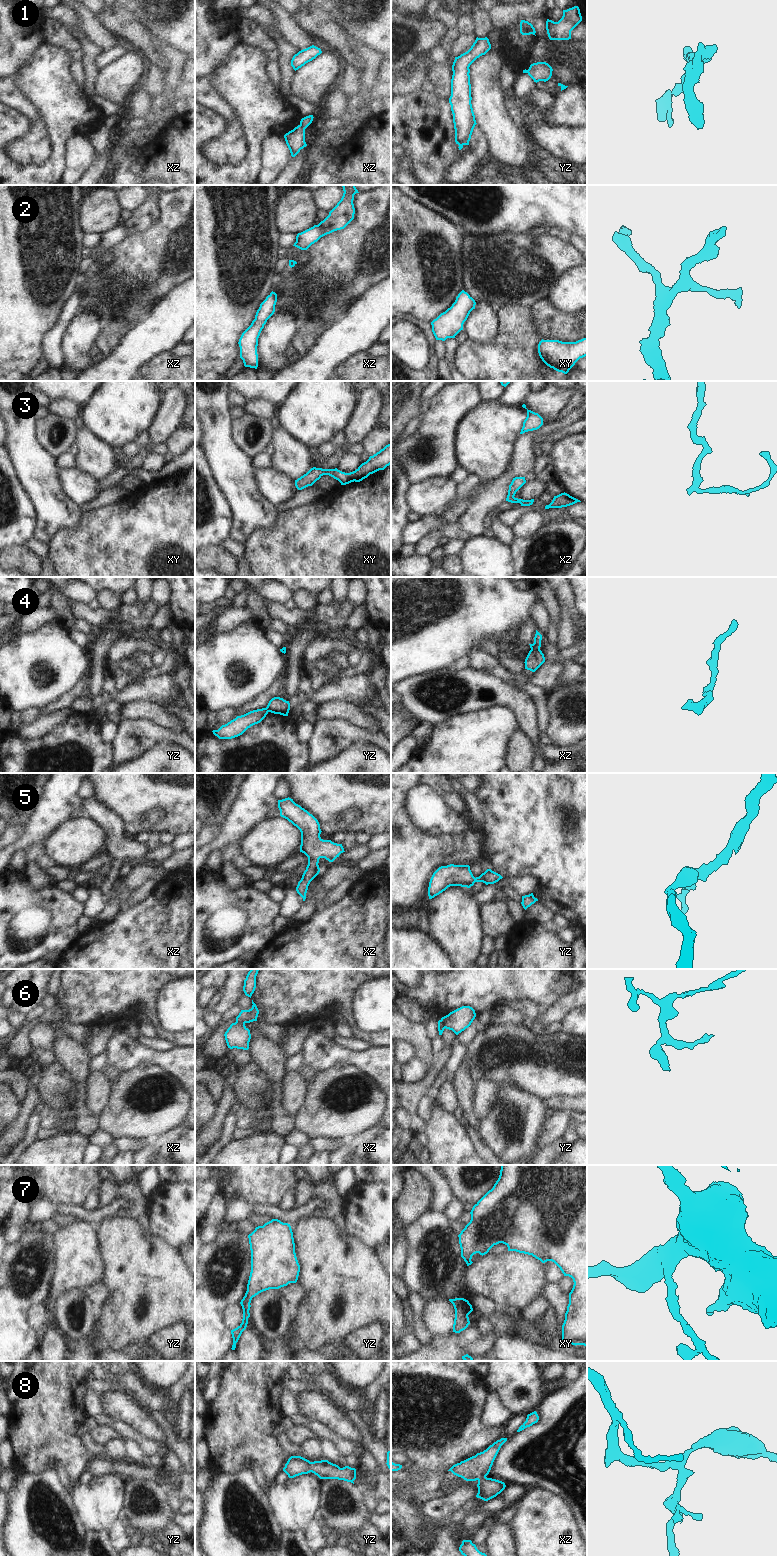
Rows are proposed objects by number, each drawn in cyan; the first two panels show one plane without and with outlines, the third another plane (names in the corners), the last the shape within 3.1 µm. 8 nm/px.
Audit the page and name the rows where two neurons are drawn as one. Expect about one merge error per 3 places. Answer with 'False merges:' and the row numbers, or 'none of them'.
False merges: 1, 4, 6

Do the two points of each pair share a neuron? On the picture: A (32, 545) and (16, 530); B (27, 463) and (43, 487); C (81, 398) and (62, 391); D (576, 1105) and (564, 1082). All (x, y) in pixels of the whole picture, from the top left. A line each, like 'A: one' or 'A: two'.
A: two
B: one
C: one
D: two

